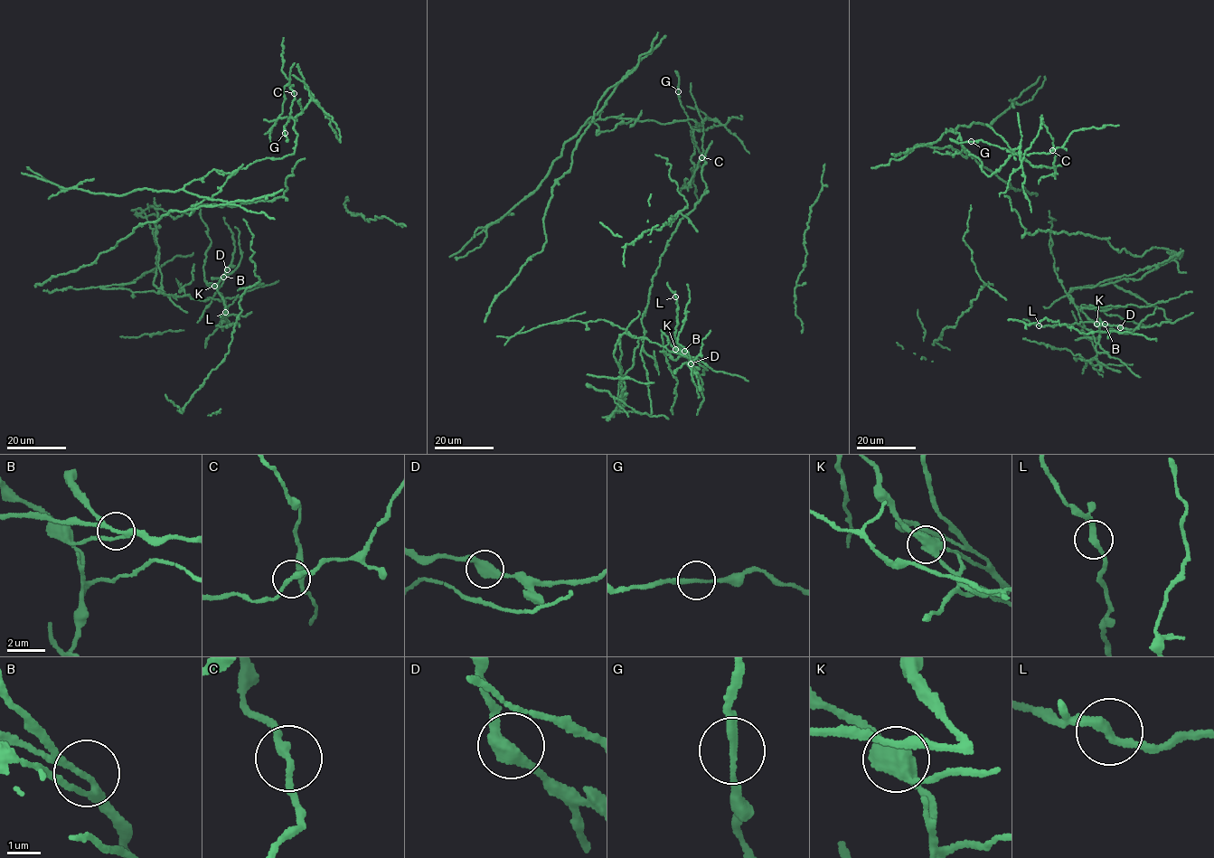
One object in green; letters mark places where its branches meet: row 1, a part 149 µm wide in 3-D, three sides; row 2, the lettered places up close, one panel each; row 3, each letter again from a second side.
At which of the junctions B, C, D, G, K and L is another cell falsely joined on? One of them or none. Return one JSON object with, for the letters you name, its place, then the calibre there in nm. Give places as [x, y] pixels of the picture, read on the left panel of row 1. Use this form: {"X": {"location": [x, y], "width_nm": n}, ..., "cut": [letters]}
{"K": {"location": [214, 286], "width_nm": 500}, "cut": ["K"]}

